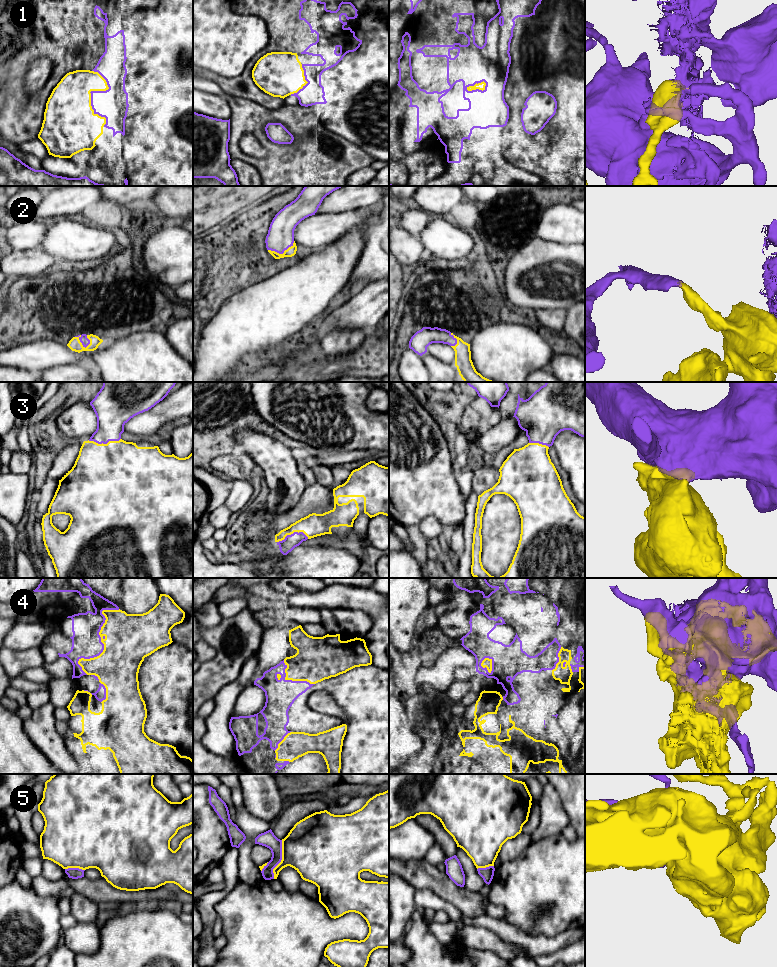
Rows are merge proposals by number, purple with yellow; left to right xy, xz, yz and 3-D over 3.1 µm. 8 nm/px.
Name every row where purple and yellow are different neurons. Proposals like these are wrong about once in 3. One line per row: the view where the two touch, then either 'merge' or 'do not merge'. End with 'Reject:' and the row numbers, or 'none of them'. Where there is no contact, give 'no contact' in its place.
1: xy | do not merge
2: xy | merge
3: xz | merge
4: xy | merge
5: xz | do not merge
Reject: 1, 5

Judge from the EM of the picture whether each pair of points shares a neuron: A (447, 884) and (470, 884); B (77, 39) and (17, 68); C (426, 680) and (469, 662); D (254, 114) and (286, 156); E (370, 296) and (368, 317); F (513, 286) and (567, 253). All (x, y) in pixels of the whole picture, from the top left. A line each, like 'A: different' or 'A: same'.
A: different
B: same
C: same
D: same
E: same
F: same

